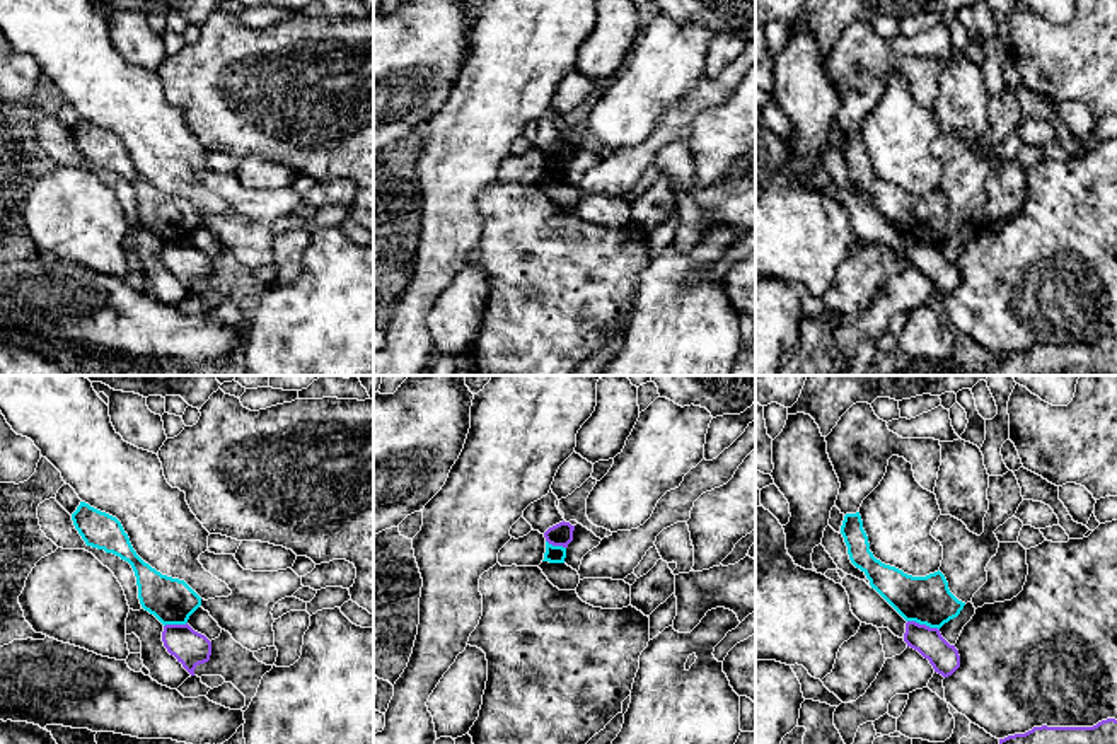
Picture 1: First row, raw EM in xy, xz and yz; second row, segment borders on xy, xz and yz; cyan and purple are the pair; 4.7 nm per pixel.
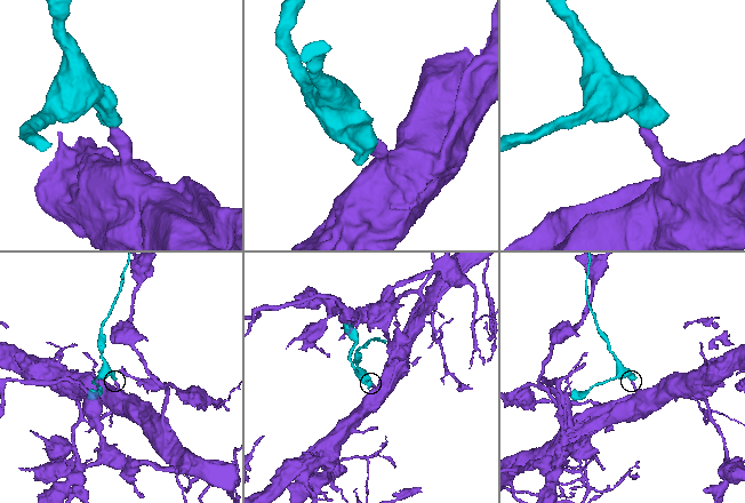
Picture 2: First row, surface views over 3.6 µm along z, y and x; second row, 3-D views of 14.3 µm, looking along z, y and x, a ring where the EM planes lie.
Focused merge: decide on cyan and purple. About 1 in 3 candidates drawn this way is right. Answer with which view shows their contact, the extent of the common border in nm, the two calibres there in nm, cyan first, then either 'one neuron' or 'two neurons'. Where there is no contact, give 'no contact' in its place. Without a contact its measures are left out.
meets cyan in yz; contact 160 nm long; 220 nm thick on the cyan side, 140 nm on the other; two neurons

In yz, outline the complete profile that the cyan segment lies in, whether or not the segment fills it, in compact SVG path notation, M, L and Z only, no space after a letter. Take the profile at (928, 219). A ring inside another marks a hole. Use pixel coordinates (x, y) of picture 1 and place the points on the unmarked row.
M859 130L844 133L841 152L851 181L906 239L940 247L964 227L965 220L950 210L940 188L926 195L912 195L877 177L870 169Z

